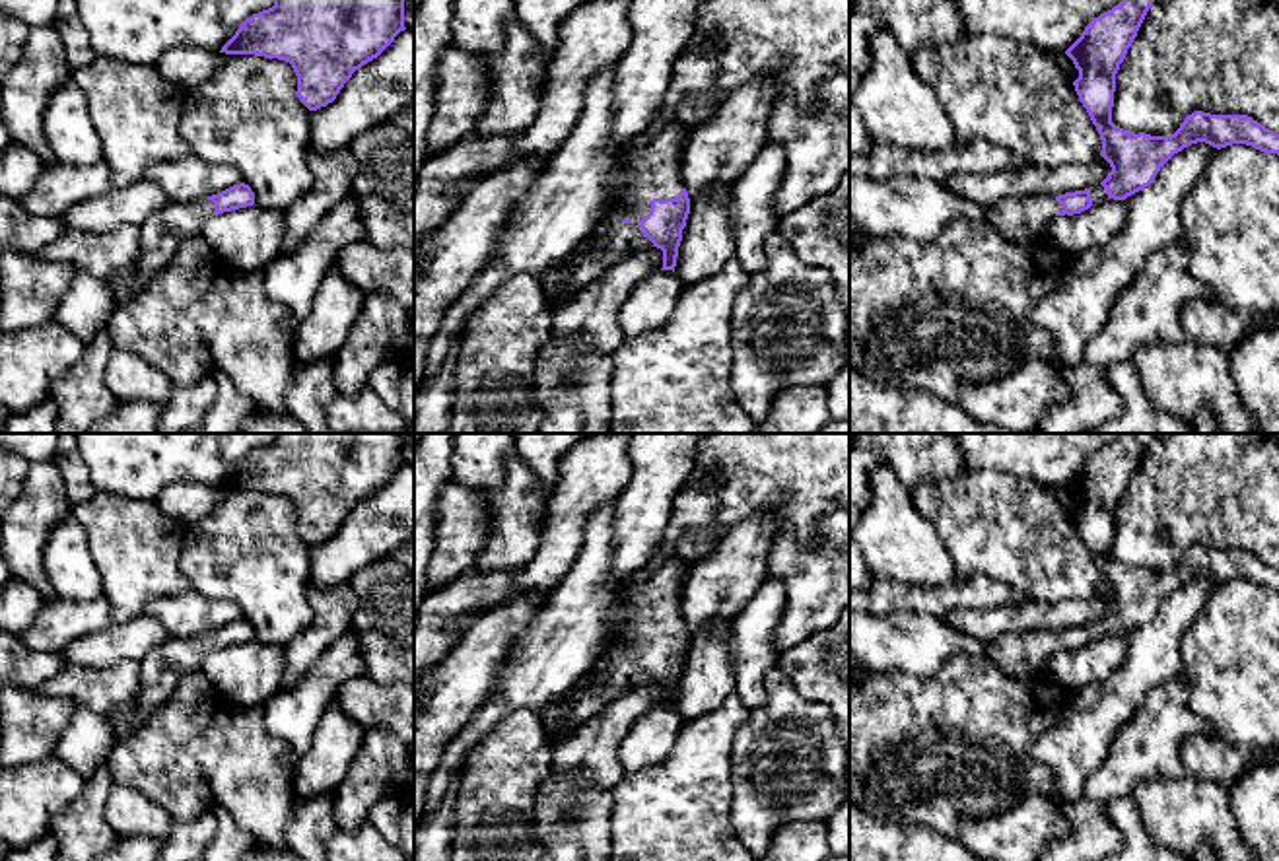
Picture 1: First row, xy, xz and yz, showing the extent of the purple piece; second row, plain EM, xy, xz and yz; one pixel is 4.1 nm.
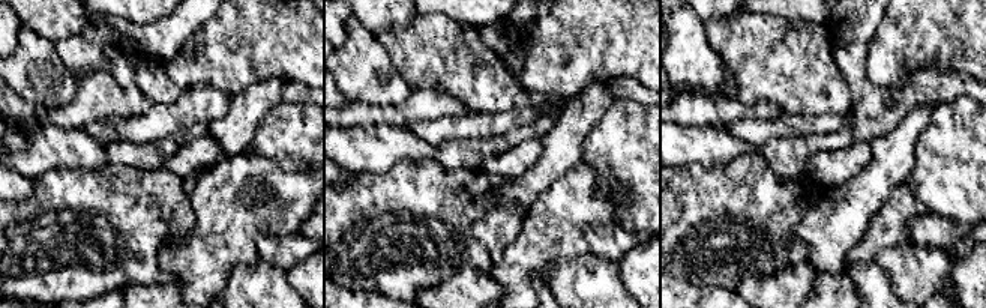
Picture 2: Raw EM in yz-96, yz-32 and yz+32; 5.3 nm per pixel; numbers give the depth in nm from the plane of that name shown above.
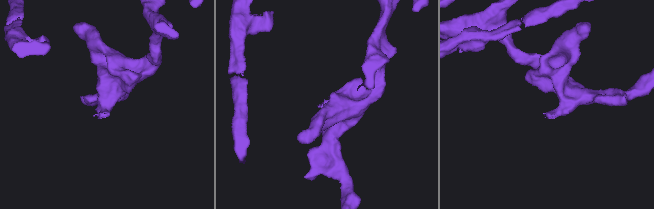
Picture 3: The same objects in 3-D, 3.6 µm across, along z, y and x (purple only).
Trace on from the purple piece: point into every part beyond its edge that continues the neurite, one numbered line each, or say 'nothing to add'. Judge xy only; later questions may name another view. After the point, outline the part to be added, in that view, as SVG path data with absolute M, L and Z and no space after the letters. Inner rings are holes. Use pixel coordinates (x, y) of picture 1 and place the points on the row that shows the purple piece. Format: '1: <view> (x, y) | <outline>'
1: xy (162, 232) | M202 198L187 204L169 202L152 214L140 225L138 272L132 278L105 280L115 305L126 303L154 272L167 264L185 239L198 237L214 210L214 202Z

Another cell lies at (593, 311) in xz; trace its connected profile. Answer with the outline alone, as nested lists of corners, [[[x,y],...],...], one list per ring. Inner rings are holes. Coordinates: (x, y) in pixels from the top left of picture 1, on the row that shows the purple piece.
[[[630,251],[608,266],[591,286],[552,313],[552,334],[560,338],[587,334],[599,354],[610,354],[626,338],[620,328],[620,309],[630,292],[649,274],[663,268],[663,251]]]

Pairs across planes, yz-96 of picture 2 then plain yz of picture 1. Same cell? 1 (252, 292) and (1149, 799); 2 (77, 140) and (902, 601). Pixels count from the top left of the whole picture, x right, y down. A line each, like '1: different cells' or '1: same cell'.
1: same cell
2: different cells

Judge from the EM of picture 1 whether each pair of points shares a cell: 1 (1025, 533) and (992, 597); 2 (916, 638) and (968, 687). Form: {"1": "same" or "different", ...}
{"1": "different", "2": "different"}

